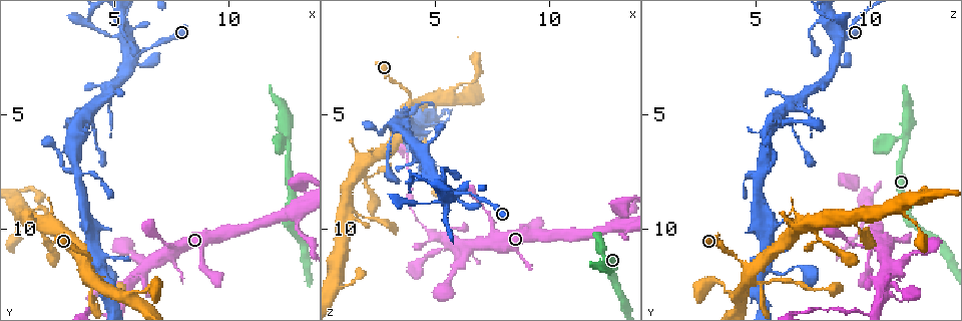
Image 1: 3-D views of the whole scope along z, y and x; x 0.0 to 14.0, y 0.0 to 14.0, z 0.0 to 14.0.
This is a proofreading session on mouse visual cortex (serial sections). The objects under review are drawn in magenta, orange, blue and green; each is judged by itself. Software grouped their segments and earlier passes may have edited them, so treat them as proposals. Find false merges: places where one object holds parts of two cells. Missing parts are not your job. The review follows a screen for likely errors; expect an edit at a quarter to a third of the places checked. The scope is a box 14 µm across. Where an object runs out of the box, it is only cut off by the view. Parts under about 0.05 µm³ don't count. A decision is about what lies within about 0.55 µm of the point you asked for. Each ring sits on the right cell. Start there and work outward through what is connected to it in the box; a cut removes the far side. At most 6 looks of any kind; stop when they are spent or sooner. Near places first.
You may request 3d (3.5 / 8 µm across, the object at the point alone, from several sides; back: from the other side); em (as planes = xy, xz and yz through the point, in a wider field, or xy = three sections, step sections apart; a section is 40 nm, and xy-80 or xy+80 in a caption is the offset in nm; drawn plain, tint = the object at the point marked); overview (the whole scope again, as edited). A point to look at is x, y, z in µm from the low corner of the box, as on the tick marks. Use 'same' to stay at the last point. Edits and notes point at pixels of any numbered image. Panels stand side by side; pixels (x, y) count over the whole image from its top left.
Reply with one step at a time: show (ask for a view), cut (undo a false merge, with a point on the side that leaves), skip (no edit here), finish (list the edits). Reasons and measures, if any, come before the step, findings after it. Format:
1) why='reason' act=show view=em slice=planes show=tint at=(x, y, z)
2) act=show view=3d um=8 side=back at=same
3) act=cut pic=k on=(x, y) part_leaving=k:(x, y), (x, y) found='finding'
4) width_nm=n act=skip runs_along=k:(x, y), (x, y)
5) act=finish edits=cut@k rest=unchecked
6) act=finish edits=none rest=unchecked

why='four-way junction' act=show view=3d um=8 side=back at=(6.0, 2.3, 8.4)

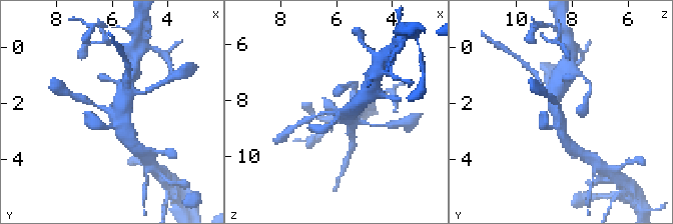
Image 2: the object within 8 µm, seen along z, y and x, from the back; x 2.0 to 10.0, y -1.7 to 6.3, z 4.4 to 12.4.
act=show view=3d um=3.5 at=(5.9, 2.4, 8.4)

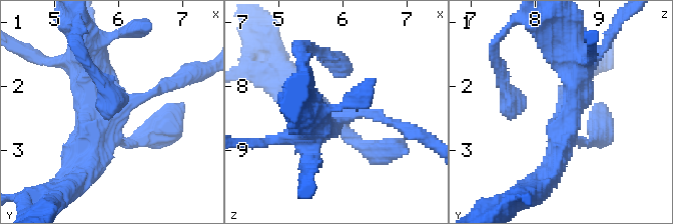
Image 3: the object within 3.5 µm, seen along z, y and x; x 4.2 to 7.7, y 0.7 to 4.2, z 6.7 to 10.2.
why='shape alone is not enough' act=show view=em slice=xy step=1 show=tint at=(6.00, 2.45, 8.45)

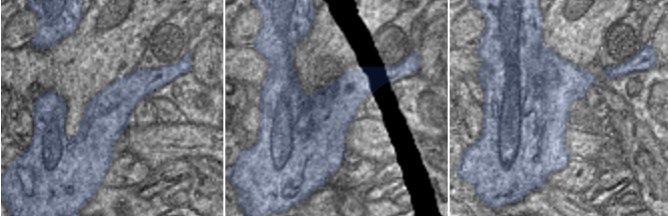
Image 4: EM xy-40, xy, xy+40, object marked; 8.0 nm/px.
width_nm=550 act=skip runs_along=3:(172, 82), (119, 110), (86, 168) found='all the same cell'

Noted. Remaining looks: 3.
act=show view=3d um=3.5 at=(4.6, 12.6, 10.6)

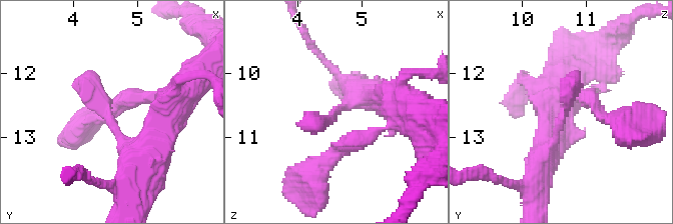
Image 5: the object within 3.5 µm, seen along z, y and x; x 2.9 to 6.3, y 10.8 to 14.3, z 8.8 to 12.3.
act=show view=em slice=xy step=3 show=tint at=(4.55, 12.60, 10.65)

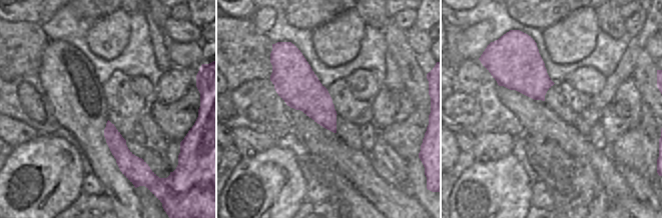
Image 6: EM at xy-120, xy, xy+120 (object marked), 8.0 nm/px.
act=skip runs_along=5:(147, 161), (74, 84) found='continuous, no second cell'

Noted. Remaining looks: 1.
why='side arm on a straight run' act=show view=3d um=3.5 at=(12.6, 6.0, 11.5)

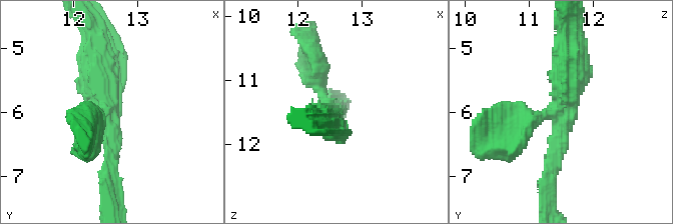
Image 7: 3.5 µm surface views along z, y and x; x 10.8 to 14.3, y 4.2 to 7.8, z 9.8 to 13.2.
arms=3 arm_widths_nm=200,350,450 act=cut pic=7 on=(520, 109) part_leaving=7:(550, 113), (476, 156) found='two cells meet here'

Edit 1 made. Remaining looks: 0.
act=finish edits=cut@7 rest=unchecked

